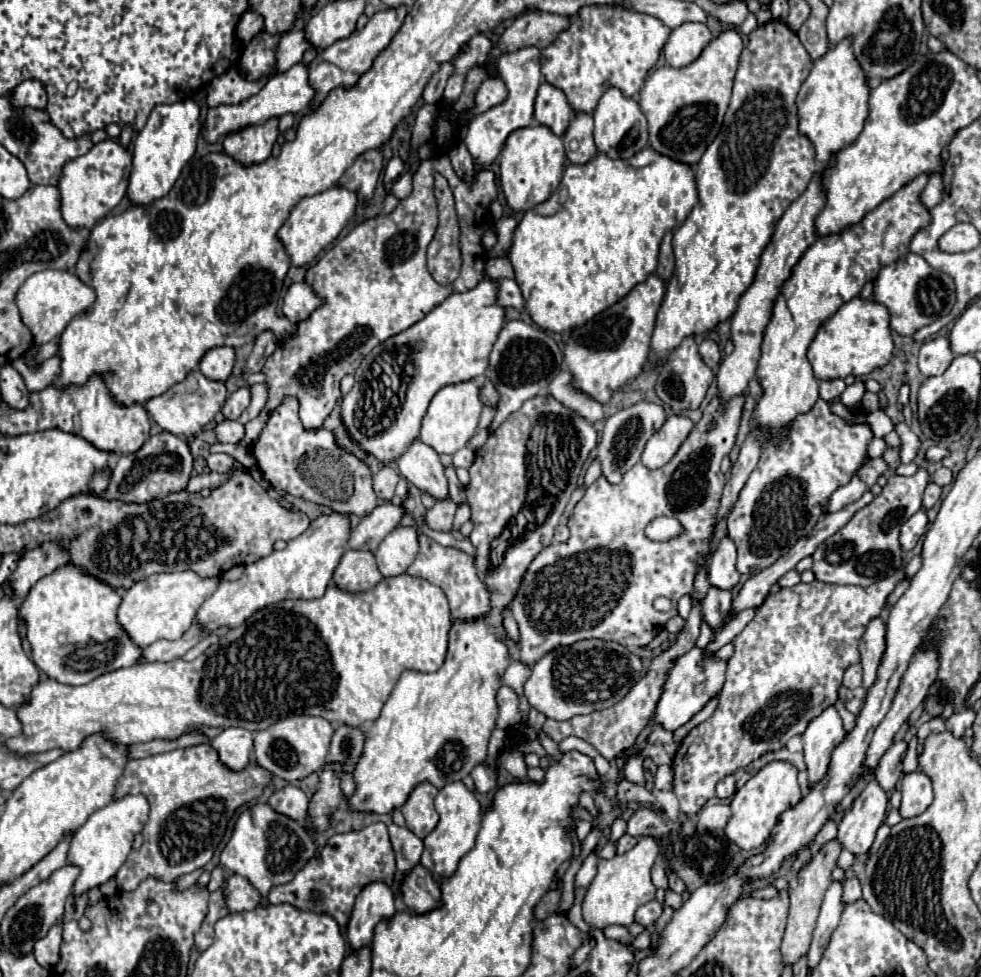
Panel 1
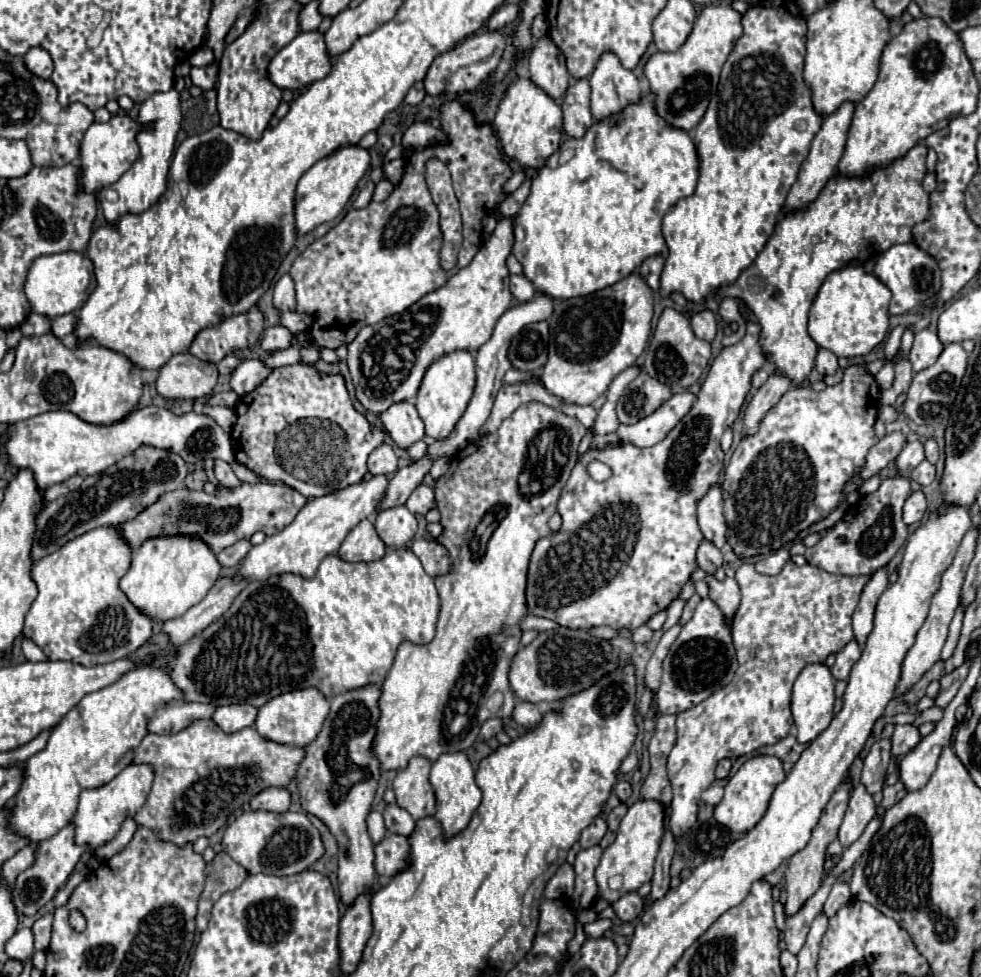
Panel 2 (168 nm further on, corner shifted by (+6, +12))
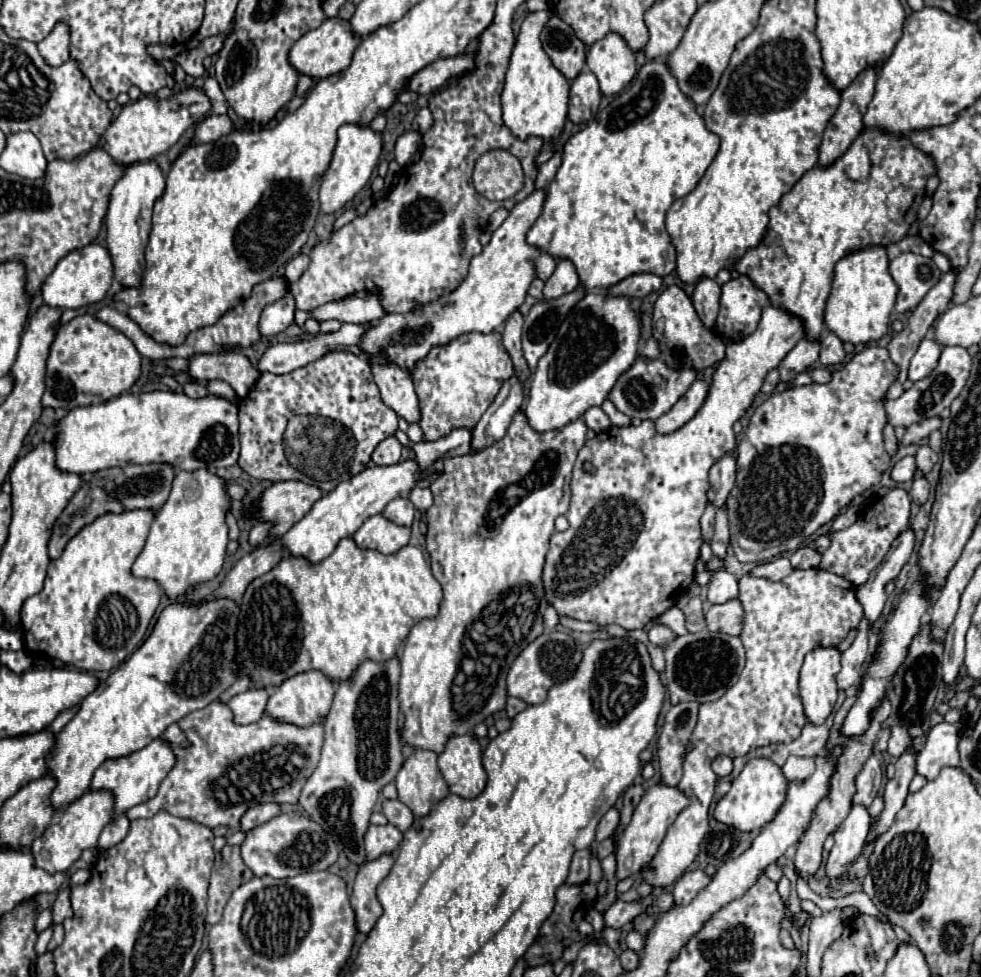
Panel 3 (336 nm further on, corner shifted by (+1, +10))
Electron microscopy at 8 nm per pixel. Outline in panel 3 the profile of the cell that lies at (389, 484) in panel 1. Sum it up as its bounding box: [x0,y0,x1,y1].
[373,436,403,466]

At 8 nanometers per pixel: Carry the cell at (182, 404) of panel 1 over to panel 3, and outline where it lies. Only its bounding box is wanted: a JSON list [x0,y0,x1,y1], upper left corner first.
[189,352,259,398]

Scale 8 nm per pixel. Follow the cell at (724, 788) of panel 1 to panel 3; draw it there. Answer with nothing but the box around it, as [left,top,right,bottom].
[713,756,733,778]

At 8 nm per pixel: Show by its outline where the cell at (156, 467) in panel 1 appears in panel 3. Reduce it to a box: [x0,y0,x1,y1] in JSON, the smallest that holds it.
[49,464,175,560]

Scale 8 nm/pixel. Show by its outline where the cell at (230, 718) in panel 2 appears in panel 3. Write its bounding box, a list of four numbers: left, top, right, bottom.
[229,688,269,724]

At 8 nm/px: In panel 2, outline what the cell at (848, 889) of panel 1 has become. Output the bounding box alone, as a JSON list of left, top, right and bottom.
[824,880,852,916]

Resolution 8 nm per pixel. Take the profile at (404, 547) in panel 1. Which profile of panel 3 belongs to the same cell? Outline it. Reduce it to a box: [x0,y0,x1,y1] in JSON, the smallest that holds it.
[383,498,415,526]

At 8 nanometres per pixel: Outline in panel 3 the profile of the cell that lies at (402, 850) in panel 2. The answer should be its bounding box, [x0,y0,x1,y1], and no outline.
[365,824,403,860]

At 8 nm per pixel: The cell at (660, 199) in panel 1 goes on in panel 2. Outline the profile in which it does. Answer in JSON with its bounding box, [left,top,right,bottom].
[512,94,698,300]

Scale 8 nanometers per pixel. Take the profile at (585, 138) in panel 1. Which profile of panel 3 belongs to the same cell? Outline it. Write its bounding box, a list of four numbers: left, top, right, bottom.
[568,70,601,124]

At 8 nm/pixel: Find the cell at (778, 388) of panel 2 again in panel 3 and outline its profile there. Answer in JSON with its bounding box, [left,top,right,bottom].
[777,338,819,382]

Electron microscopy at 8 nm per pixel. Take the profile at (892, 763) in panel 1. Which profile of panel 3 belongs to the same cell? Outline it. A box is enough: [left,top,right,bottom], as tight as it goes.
[853,756,883,806]

